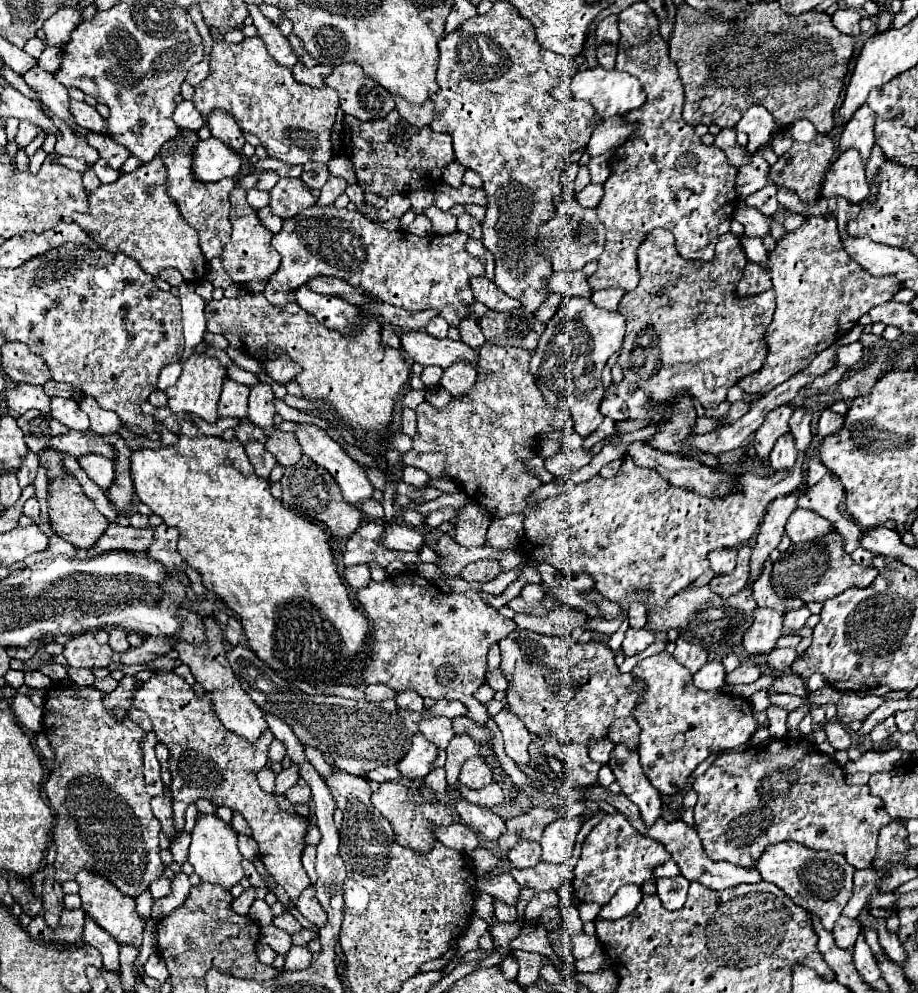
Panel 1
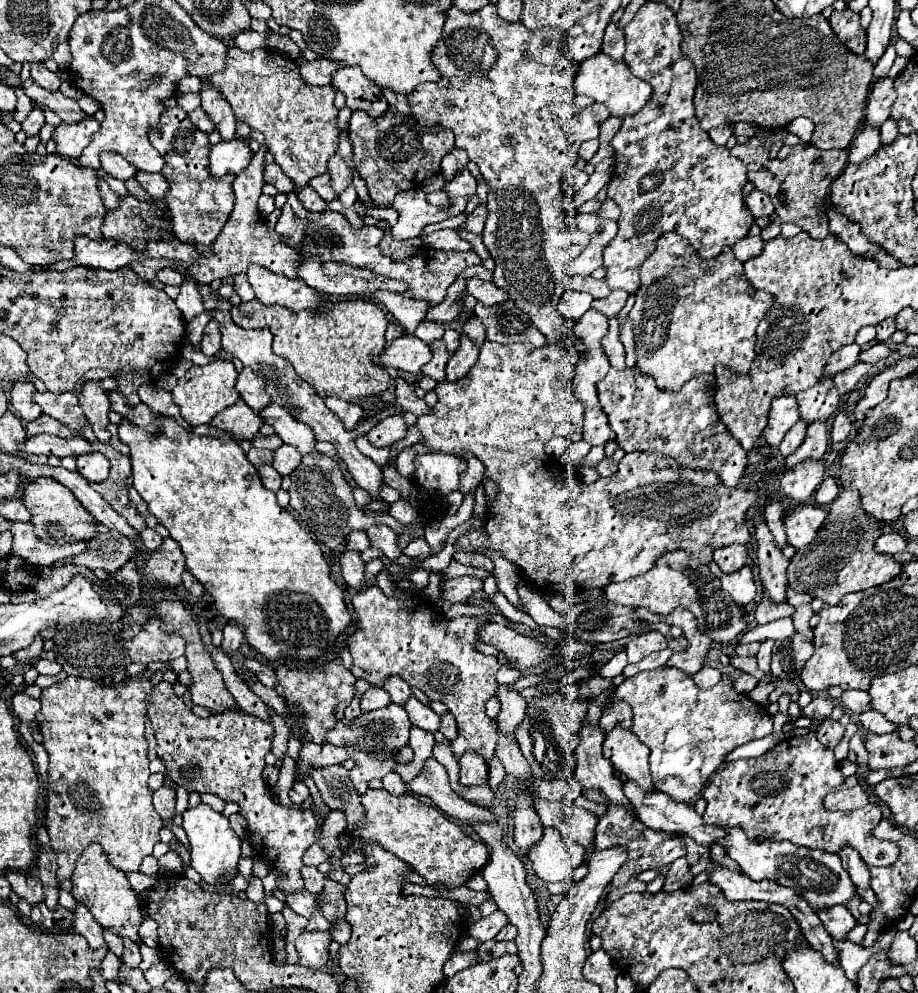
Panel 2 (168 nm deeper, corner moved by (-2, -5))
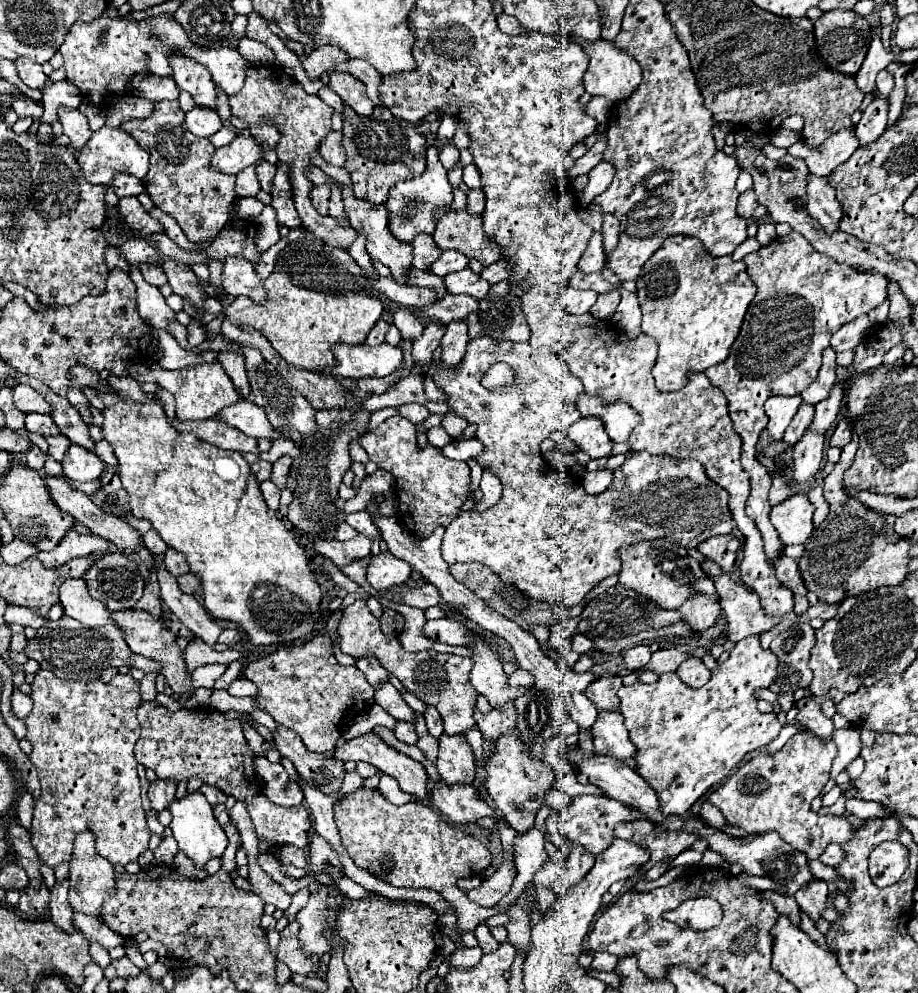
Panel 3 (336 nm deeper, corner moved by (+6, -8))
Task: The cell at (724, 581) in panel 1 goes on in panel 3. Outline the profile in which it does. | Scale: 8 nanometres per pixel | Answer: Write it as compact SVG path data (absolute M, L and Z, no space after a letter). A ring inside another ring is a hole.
M729 574L715 578L715 588L719 592L719 604L727 618L727 636L731 642L739 642L751 634L761 634L779 624L779 616L767 618L759 604L759 596L749 592L745 586L737 584Z

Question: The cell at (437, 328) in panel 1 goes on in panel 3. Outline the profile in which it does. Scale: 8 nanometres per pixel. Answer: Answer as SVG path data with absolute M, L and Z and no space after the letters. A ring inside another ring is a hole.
M399 308L393 316L393 324L401 330L401 336L403 340L415 340L423 334L423 322L407 308Z

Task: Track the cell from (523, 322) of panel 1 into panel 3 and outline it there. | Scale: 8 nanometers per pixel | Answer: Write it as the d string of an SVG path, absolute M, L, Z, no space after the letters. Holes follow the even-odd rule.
M497 282L479 302L479 324L493 340L527 342L529 328L517 300L507 292L507 282Z

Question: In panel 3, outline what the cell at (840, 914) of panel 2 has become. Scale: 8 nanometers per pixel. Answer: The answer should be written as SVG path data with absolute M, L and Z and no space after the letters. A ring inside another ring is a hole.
M815 880L815 884L807 884L807 888L799 888L795 900L803 914L807 914L813 922L821 918L821 912L827 904L827 884L823 880Z

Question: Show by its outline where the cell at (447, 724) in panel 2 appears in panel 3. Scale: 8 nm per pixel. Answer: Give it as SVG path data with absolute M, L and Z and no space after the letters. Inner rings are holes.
M427 706L427 712L423 714L423 718L427 722L429 734L435 736L435 738L441 738L441 734L443 734L443 720L441 720L441 714L437 712L437 708Z

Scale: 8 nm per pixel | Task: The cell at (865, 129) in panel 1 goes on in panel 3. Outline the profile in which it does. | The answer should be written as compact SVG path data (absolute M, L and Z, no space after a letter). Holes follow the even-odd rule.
M879 72L879 76L877 76L877 88L875 88L875 98L883 98L883 100L887 100L889 98L889 94L891 94L891 90L893 90L893 74L889 74L889 72Z

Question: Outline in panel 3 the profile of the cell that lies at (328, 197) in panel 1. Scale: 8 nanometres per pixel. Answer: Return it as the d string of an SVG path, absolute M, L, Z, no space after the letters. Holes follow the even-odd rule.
M329 132L327 138L323 140L319 154L327 164L333 166L345 166L345 150L343 150L343 134L341 132Z

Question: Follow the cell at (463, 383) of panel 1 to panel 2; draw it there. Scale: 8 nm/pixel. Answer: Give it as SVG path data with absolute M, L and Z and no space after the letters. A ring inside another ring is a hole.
M461 335L459 349L451 355L447 363L447 381L457 381L459 377L465 377L469 369L475 365L477 357L479 357L479 349L475 347L475 343L469 337Z

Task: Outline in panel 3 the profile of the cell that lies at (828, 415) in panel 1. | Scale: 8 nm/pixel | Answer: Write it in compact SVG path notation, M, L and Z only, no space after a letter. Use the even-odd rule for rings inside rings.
M843 418L837 422L831 438L829 438L829 444L831 446L837 446L837 448L843 448L847 442L851 440L851 428L849 428L849 422Z

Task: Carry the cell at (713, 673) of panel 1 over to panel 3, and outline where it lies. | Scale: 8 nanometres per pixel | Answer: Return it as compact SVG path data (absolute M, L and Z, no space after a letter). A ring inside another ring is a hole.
M689 658L689 660L685 660L679 668L677 668L677 676L687 684L687 686L691 686L691 688L701 688L701 686L705 686L707 682L709 682L709 676L711 676L711 672L709 672L709 668L699 660L699 658Z

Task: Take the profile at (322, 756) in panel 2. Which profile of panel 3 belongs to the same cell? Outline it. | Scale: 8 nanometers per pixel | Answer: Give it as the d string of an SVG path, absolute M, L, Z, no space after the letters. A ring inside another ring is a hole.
M373 732L363 734L363 736L357 736L357 738L345 742L341 748L335 748L333 758L335 758L335 760L341 760L341 762L347 762L347 760L353 760L353 762L359 762L359 760L369 762L369 764L377 766L383 774L393 776L393 778L399 782L399 786L401 786L403 792L415 796L415 798L417 798L419 802L423 802L423 804L431 804L431 790L427 790L427 778L429 778L429 776L427 776L425 766L423 766L421 762L417 762L417 760L413 760L413 758L409 758L409 756L405 756L405 754L393 750L393 748L389 748L389 746L387 746L377 734L373 734Z

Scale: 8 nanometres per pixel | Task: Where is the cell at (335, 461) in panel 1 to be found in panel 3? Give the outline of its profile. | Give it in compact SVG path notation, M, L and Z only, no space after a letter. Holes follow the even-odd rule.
M239 400L239 402L223 408L217 414L217 418L221 418L223 422L231 424L233 428L237 428L253 438L267 438L267 440L279 438L279 432L271 426L265 410L249 400Z

